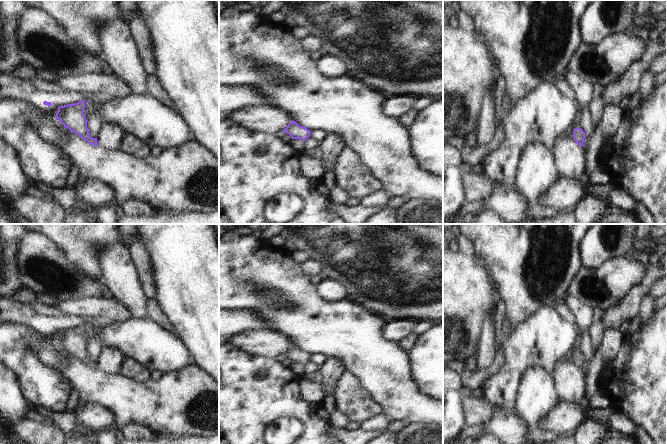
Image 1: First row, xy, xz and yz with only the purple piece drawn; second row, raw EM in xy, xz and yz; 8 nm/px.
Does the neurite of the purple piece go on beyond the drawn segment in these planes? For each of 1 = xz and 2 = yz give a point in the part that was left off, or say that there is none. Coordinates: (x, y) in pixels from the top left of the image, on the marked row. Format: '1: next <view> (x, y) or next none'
1: next none
2: next none

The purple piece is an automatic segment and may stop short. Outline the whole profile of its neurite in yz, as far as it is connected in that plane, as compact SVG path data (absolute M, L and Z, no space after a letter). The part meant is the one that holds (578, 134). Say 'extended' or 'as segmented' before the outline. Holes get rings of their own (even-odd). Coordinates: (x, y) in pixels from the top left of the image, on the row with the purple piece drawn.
as segmented | M580 127L574 129L573 138L578 145L583 146L585 137L586 135Z

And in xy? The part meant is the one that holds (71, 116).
as segmented | M81 100L74 104L59 106L55 117L68 128L70 132L79 135L89 144L97 146L97 138L90 136L87 128L87 120L84 116L85 100Z

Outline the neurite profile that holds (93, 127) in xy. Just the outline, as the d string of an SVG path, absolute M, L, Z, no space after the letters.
M90 117L87 120L87 128L89 130L90 137L97 138L101 124L102 123L99 117Z

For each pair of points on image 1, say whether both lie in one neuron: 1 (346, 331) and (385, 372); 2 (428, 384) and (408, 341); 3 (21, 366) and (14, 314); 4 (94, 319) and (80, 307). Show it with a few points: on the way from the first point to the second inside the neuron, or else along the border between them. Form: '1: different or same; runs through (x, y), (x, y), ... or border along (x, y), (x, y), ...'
1: same; runs through (356, 341), (376, 362)
2: different; border along (417, 335), (414, 343), (407, 350)
3: different; border along (10, 323), (22, 323), (37, 331)
4: same; runs through (91, 316), (83, 308)

